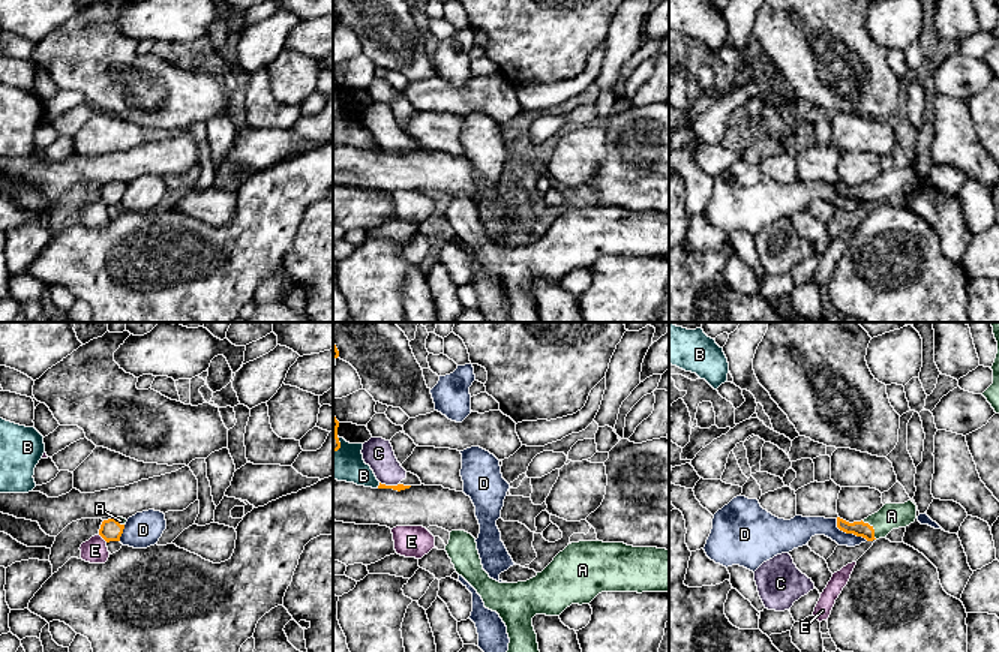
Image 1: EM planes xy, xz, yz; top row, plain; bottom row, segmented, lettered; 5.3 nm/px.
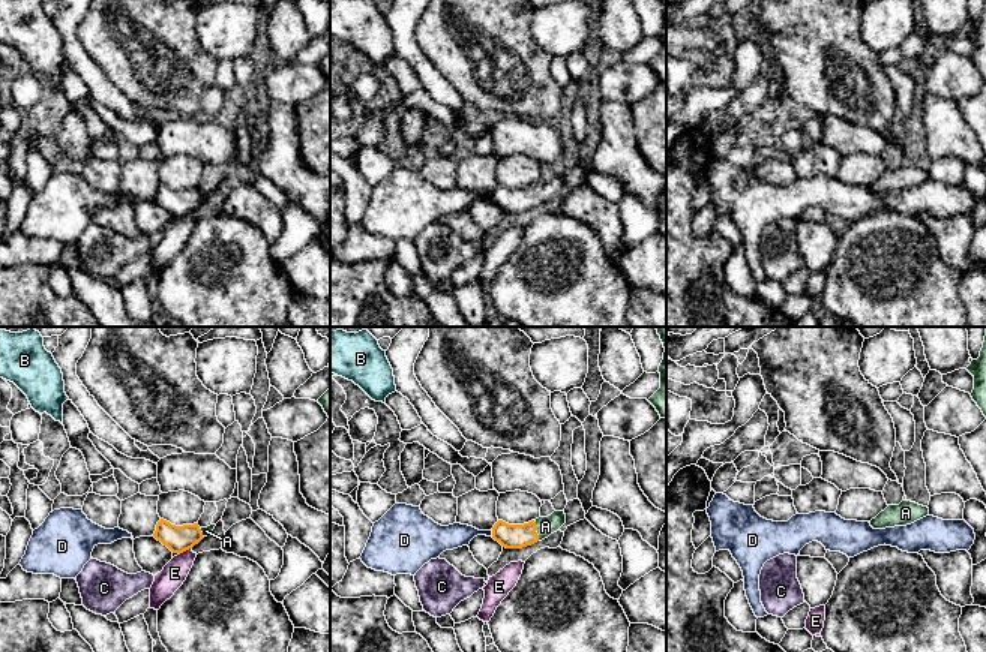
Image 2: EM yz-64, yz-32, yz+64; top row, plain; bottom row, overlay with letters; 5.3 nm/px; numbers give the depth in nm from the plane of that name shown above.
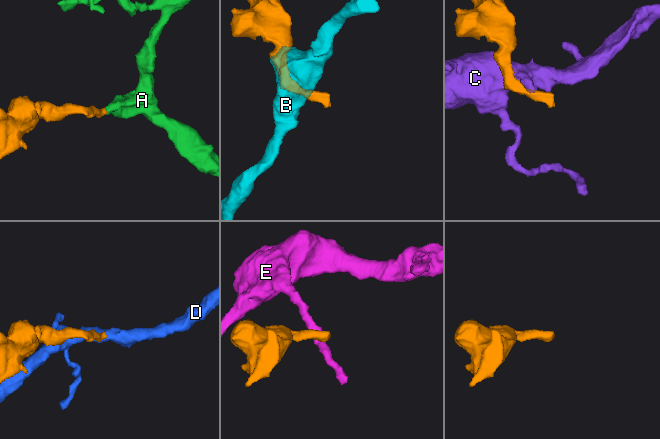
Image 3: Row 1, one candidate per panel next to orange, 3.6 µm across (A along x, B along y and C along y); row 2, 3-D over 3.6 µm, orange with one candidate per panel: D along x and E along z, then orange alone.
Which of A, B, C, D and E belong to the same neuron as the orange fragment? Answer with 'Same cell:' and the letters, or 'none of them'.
Same cell: A

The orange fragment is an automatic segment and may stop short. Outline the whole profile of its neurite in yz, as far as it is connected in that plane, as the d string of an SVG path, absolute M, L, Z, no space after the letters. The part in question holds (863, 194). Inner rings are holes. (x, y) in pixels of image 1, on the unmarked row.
M912 165L904 168L885 168L878 177L861 186L849 187L837 181L837 192L846 198L862 201L867 205L886 202L892 193L906 192L916 183L916 169Z

